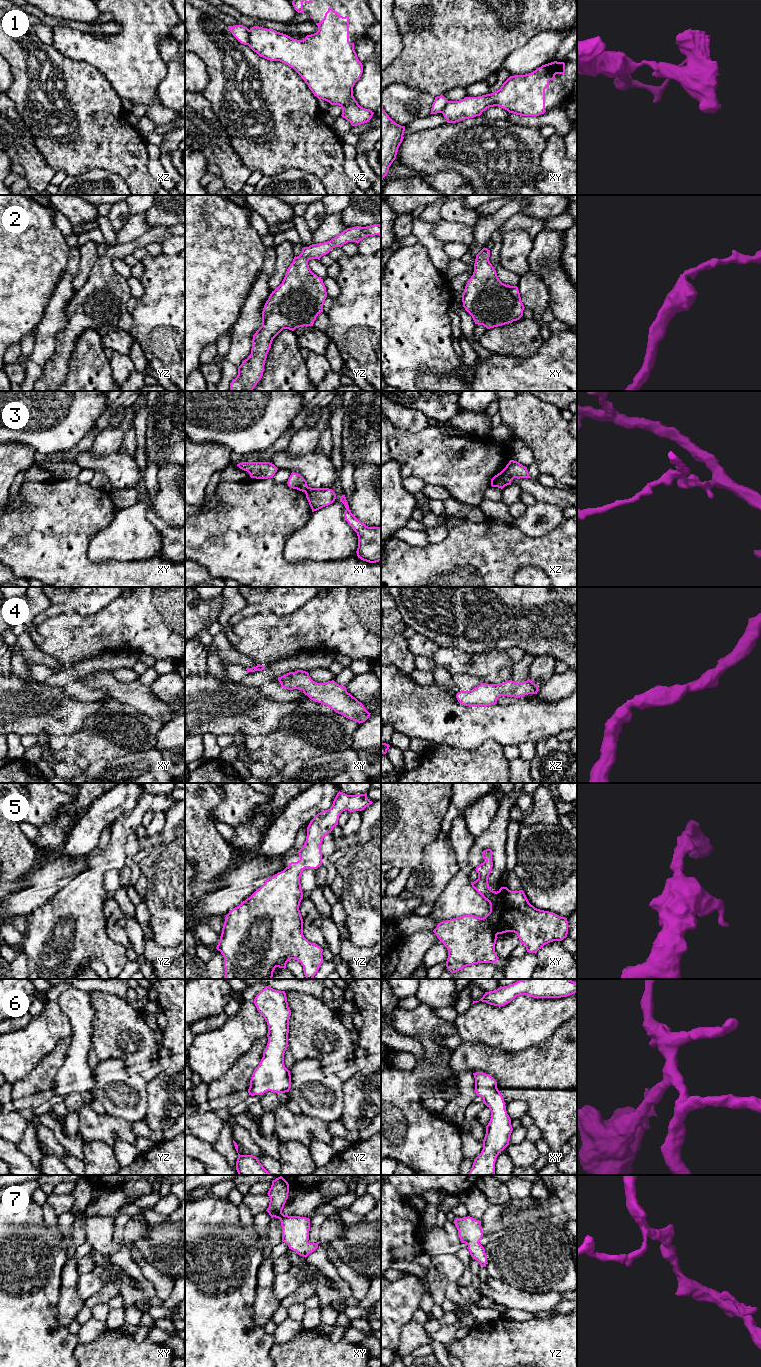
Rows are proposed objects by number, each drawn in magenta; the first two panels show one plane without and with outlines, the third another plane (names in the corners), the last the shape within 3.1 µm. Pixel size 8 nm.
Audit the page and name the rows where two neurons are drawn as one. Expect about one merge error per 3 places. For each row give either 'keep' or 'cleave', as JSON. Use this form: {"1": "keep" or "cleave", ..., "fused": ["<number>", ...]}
{"1": "cleave", "2": "keep", "3": "cleave", "4": "keep", "5": "keep", "6": "keep", "7": "keep", "fused": ["1", "3"]}

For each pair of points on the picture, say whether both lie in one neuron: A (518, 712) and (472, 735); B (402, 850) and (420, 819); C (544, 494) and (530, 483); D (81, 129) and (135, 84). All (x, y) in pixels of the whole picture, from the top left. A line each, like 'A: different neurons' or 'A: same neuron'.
A: same neuron
B: same neuron
C: same neuron
D: different neurons

